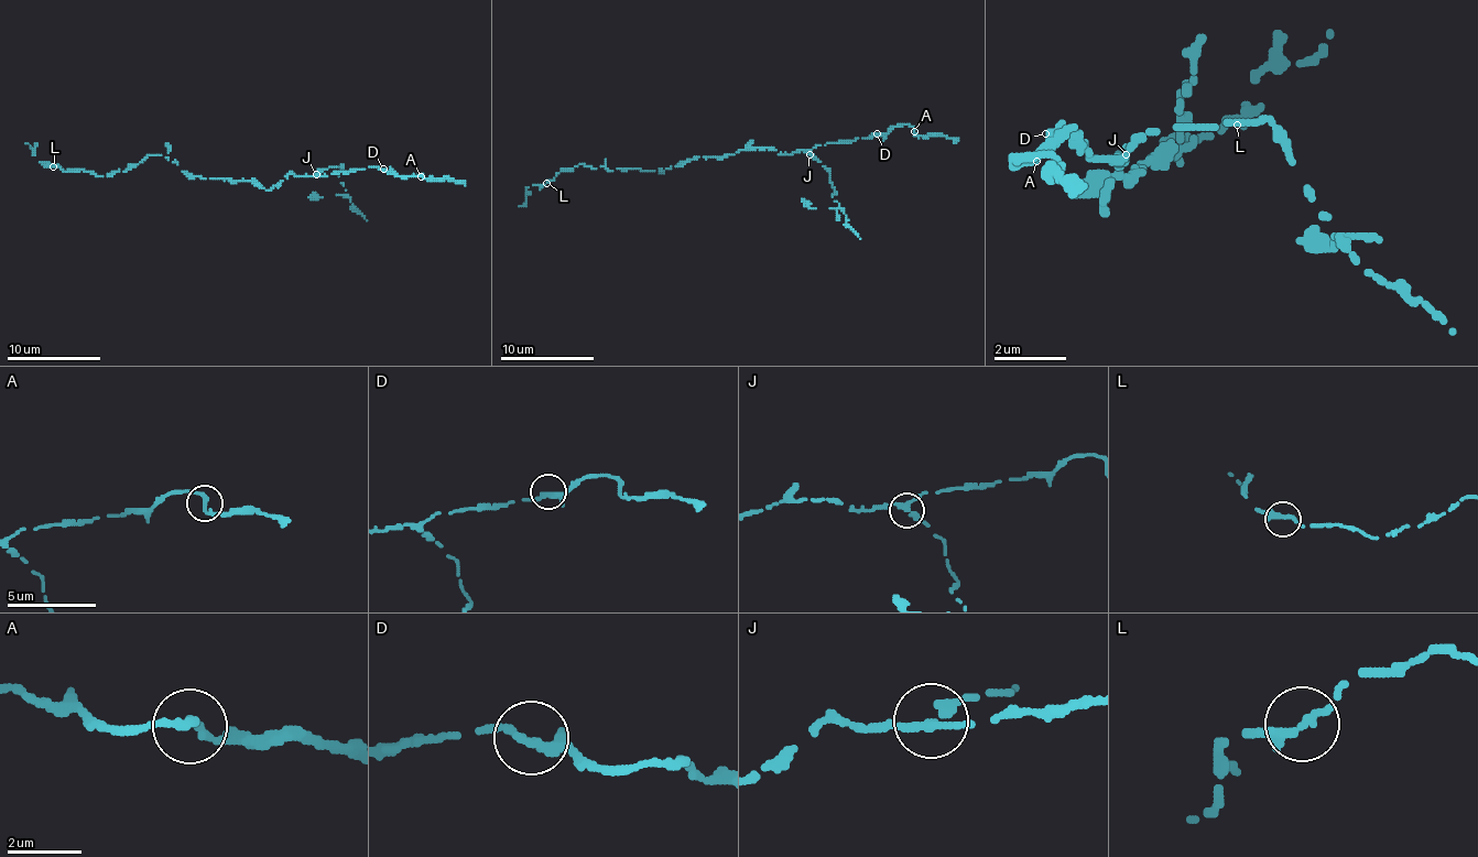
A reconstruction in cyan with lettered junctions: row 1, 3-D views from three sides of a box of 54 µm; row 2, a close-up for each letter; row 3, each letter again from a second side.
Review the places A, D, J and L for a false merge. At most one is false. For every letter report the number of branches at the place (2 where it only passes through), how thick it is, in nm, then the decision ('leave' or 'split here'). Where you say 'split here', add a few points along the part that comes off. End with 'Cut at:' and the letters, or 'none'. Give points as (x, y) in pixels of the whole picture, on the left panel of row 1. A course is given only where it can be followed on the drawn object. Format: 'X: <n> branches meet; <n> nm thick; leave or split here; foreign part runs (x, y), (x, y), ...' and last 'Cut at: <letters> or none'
A: 2 branches meet; 240 nm thick; leave
D: 3 branches meet; 240 nm thick; leave
J: 3 branches meet; 240 nm thick; split here; foreign part runs (315, 174), (341, 166), (338, 176), (346, 195), (352, 208), (367, 220)
L: 2 branches meet; 280 nm thick; leave
Cut at: J

